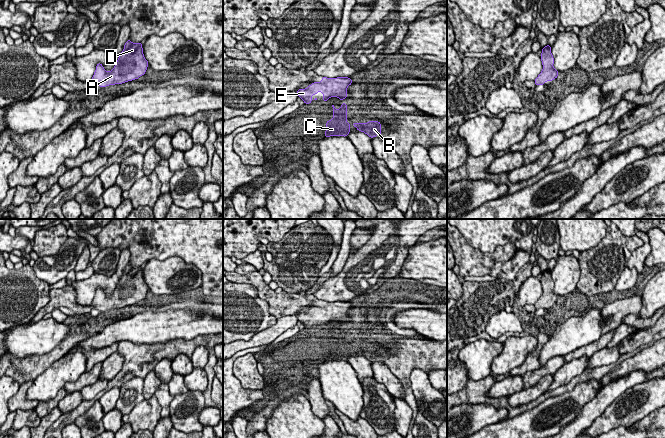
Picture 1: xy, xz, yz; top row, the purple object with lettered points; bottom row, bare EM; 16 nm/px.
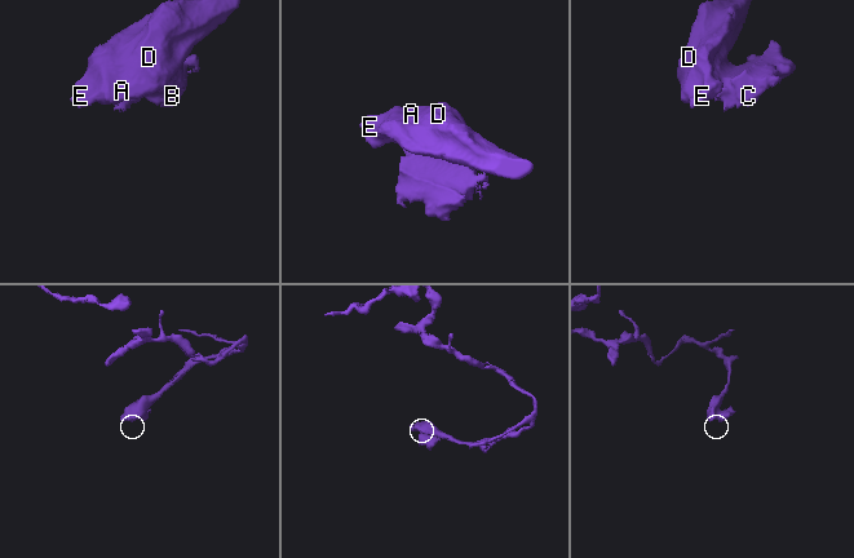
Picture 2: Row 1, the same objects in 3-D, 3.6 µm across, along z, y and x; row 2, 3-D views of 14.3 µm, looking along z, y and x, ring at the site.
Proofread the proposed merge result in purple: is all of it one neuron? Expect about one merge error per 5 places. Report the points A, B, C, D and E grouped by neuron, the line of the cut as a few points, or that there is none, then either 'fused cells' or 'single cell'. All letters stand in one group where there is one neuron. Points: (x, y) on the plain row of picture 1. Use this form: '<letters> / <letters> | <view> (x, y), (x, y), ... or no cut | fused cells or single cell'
A B C D E | no cut | single cell

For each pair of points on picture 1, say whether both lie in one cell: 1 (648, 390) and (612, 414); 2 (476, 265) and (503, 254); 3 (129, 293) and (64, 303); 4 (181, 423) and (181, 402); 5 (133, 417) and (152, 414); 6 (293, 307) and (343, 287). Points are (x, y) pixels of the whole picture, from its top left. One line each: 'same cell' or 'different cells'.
1: same cell
2: same cell
3: same cell
4: same cell
5: same cell
6: different cells

